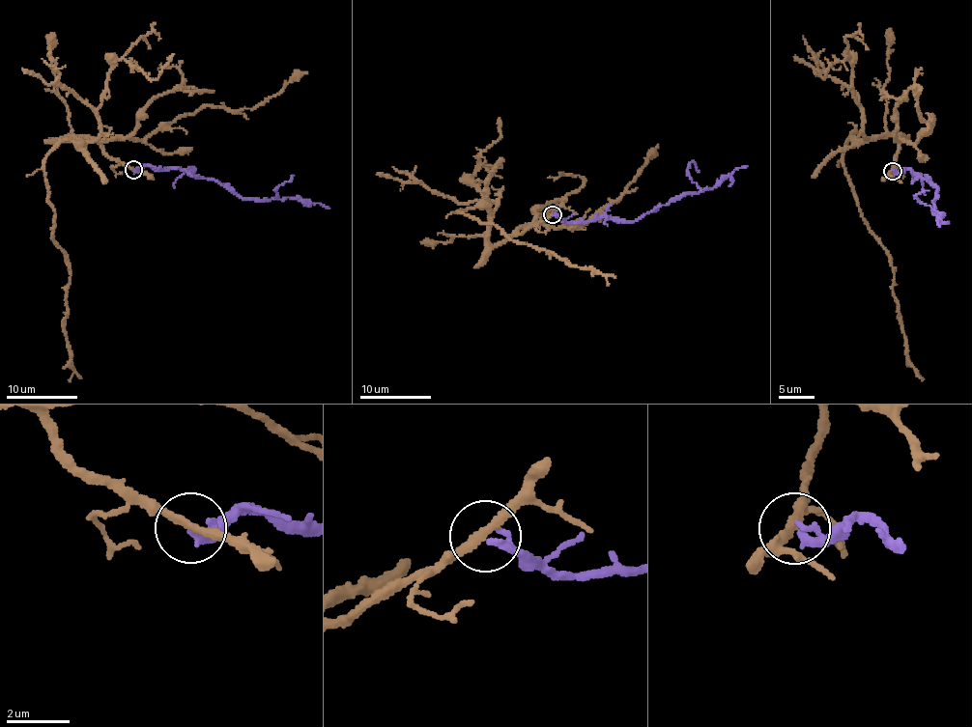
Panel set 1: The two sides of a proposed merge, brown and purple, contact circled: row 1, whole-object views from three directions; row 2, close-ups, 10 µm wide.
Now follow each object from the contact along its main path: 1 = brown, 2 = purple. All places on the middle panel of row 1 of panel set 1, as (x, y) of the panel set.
1: (552, 213), (497, 245), (489, 242), (489, 213), (483, 207), (457, 212), (597, 270), (608, 284)
2: (554, 215), (575, 222), (611, 217), (637, 220), (671, 200), (716, 187), (735, 170), (748, 166)

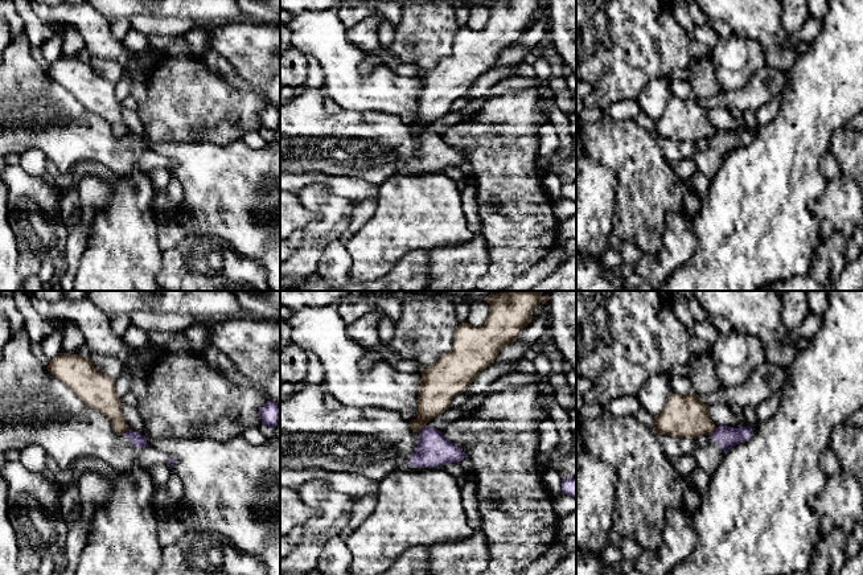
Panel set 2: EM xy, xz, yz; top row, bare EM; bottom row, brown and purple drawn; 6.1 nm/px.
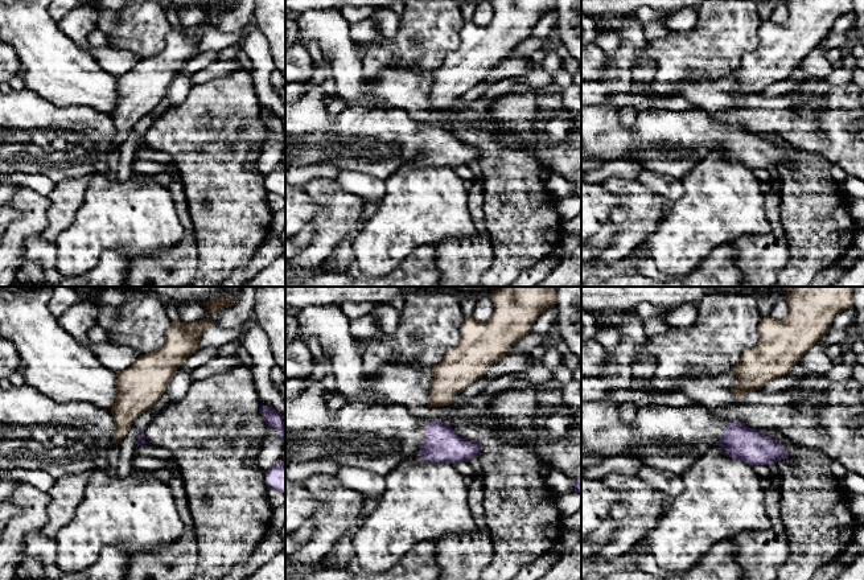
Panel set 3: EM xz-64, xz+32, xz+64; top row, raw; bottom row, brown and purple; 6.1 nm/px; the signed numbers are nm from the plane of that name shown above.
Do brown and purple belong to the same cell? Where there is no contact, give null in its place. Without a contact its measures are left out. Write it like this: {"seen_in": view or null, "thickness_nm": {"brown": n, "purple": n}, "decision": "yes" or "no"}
{"seen_in": "xz", "thickness_nm": {"brown": 220, "purple": 200}, "decision": "no"}

